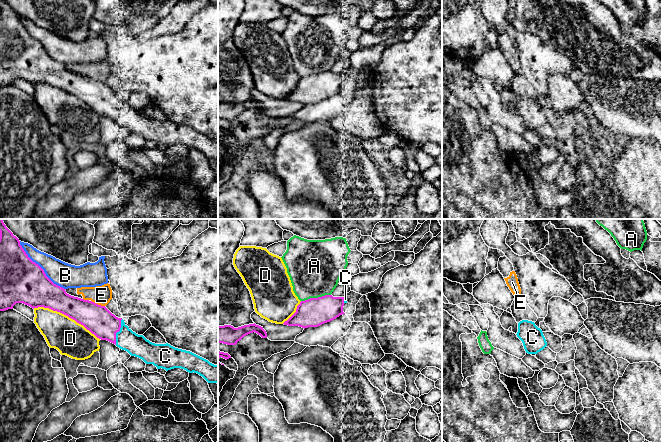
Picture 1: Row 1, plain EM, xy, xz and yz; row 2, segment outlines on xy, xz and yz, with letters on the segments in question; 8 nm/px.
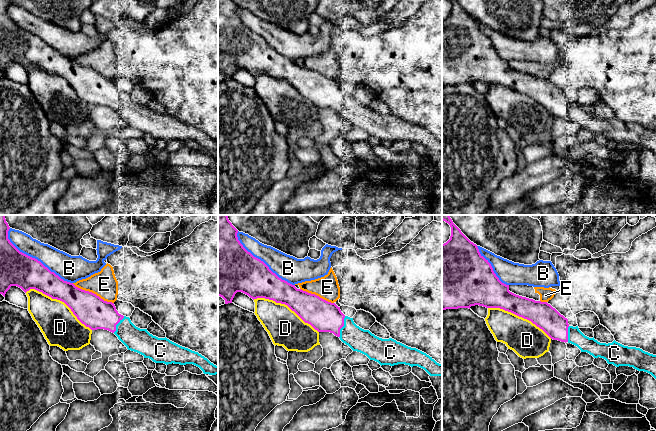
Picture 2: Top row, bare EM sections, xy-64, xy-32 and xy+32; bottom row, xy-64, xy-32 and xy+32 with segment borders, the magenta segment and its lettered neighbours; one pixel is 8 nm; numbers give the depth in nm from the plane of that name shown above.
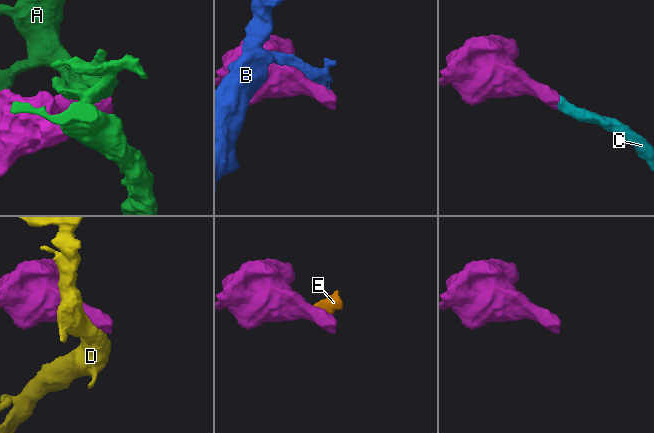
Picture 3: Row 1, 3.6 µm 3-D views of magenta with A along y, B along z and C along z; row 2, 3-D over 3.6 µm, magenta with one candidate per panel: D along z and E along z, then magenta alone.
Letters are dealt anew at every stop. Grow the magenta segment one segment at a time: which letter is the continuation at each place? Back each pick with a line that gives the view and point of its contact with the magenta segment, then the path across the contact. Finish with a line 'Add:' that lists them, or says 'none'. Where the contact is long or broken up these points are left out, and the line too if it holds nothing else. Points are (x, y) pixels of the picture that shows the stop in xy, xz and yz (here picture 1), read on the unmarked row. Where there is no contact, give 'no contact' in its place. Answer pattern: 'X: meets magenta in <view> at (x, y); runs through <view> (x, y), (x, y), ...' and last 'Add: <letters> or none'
C: meets magenta in xy at (117, 107)
Add: C

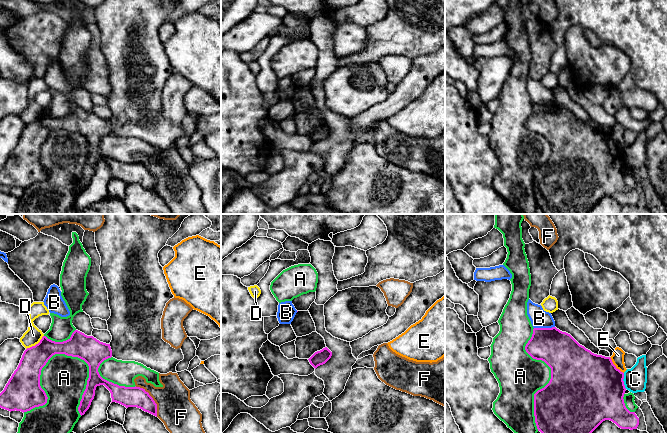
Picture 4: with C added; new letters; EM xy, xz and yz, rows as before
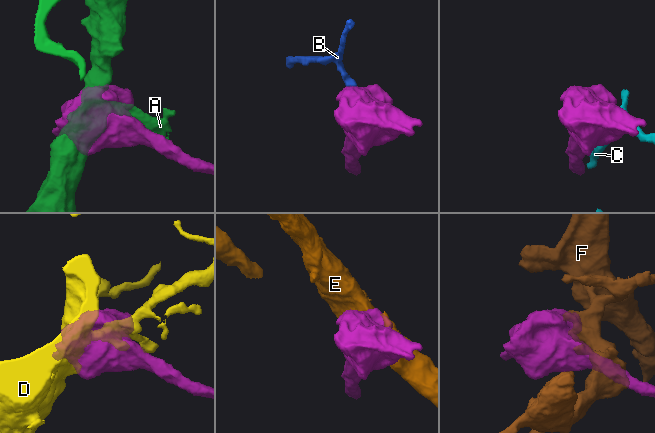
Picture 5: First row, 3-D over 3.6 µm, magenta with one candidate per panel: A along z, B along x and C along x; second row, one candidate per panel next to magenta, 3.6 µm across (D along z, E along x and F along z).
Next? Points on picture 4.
Add: none

